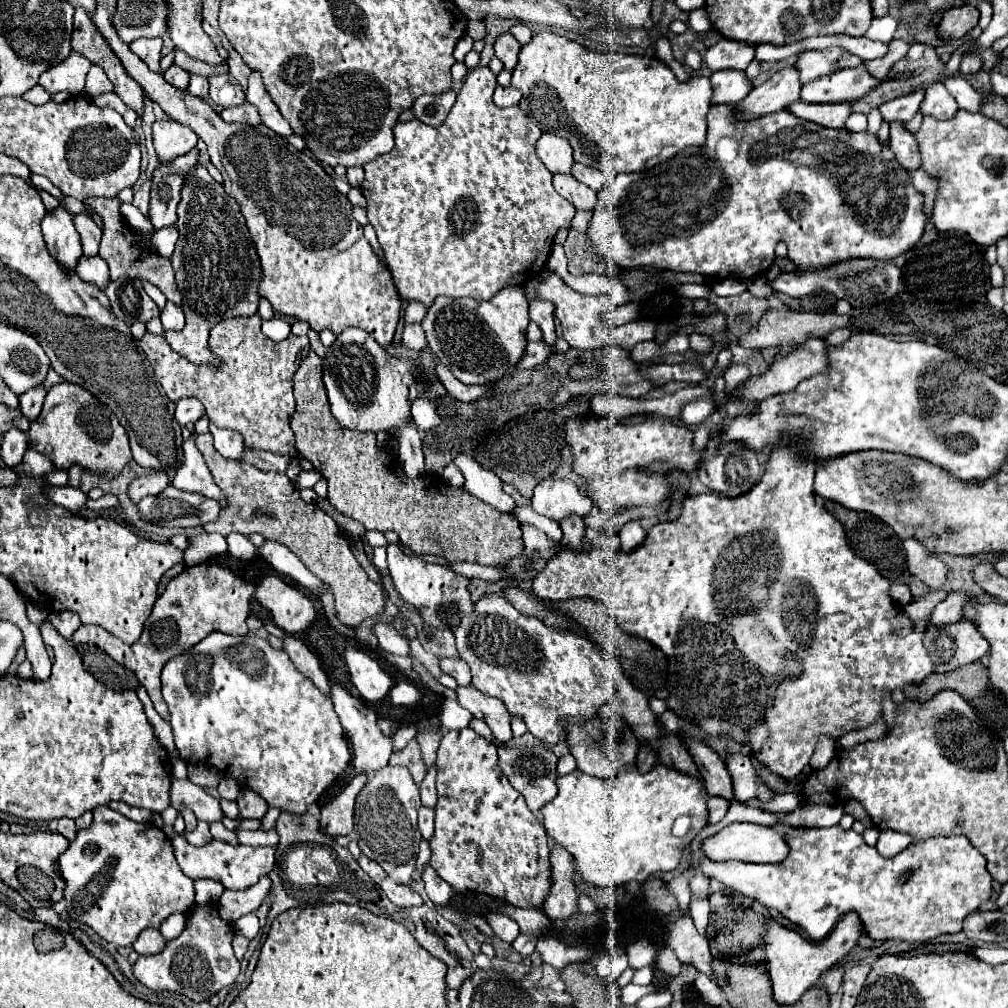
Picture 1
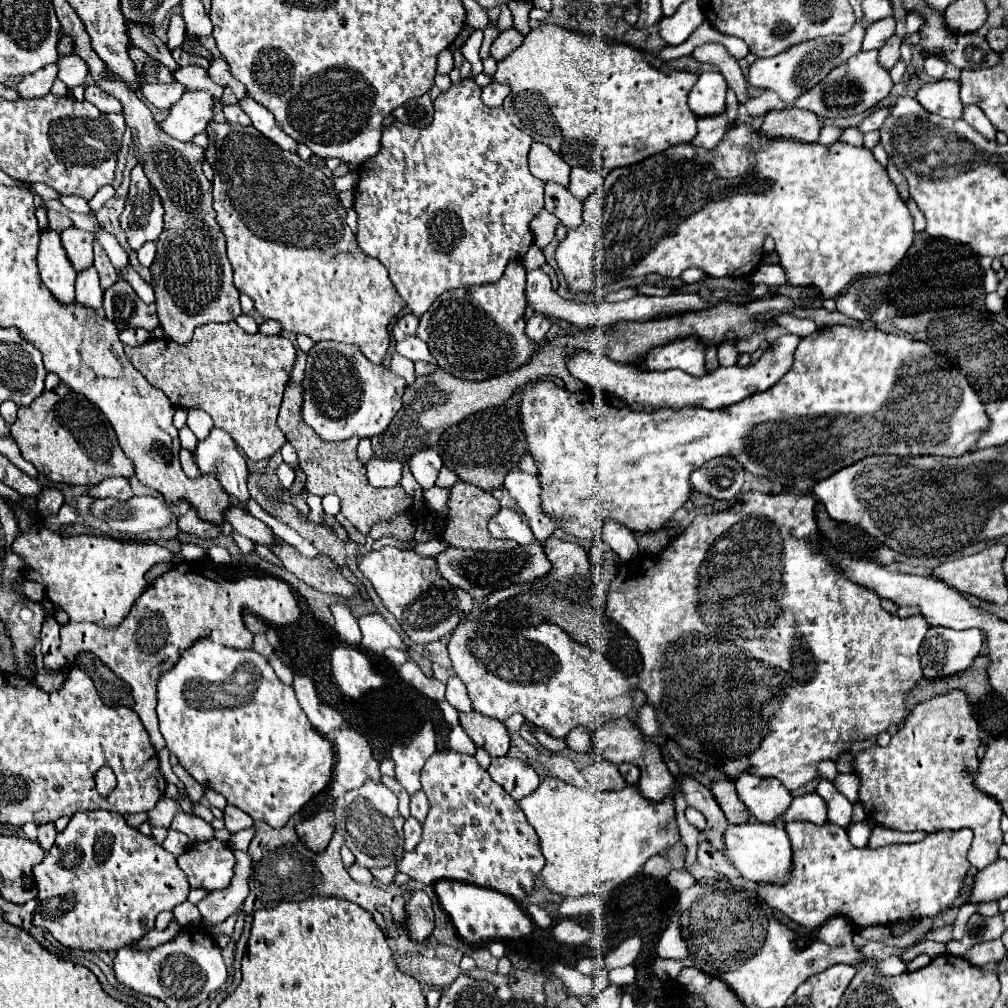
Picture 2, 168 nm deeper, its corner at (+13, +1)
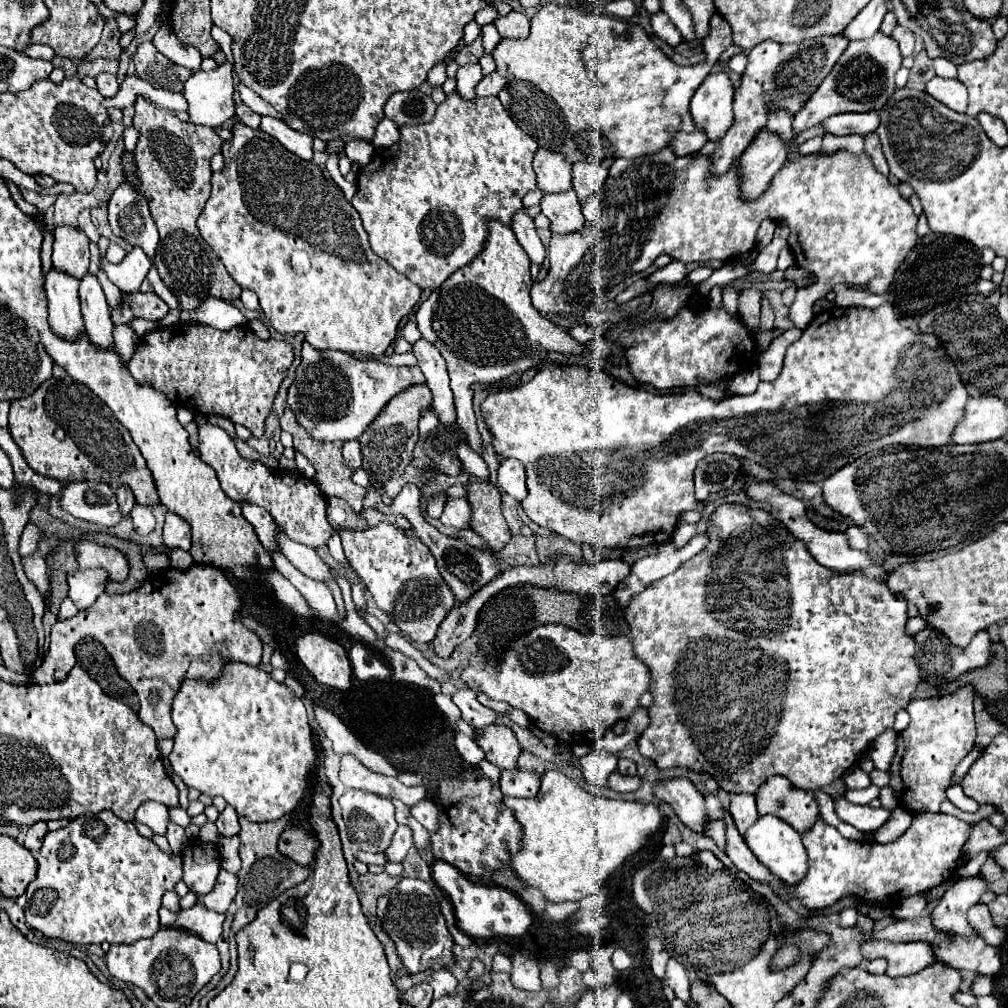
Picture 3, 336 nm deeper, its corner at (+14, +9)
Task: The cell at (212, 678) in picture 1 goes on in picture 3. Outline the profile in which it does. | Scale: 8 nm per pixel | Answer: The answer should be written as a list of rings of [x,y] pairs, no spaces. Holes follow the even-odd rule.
[[[227,664],[225,672],[221,676],[221,680],[215,682],[201,682],[201,680],[187,680],[181,690],[177,692],[175,700],[173,700],[173,722],[177,726],[177,736],[175,736],[175,746],[169,754],[173,772],[187,784],[187,788],[197,788],[201,794],[215,798],[215,796],[223,796],[227,800],[227,804],[231,804],[239,816],[249,818],[251,822],[269,822],[269,820],[277,820],[281,816],[285,816],[287,812],[291,812],[305,788],[307,788],[307,780],[315,770],[315,762],[317,762],[317,750],[315,750],[315,742],[313,742],[313,732],[307,724],[307,710],[303,706],[303,702],[285,686],[279,684],[271,678],[271,674],[263,672],[261,668],[253,668],[249,664]]]

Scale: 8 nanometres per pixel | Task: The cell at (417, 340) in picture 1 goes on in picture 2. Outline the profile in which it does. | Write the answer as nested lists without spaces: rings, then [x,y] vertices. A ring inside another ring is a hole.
[[[408,336],[408,338],[400,340],[400,342],[396,342],[394,350],[396,350],[398,354],[410,358],[412,362],[416,362],[416,360],[426,360],[426,362],[436,364],[434,358],[432,358],[430,352],[428,352],[428,346],[426,346],[418,336]]]

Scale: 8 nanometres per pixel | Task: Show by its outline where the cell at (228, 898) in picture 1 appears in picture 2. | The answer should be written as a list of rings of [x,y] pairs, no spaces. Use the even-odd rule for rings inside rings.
[[[234,850],[234,856],[238,860],[238,868],[236,868],[234,882],[230,884],[230,888],[214,890],[198,904],[202,922],[206,926],[218,926],[228,916],[236,914],[242,908],[246,896],[250,894],[248,880],[250,880],[250,872],[252,872],[252,858],[248,852],[240,852],[240,850]]]

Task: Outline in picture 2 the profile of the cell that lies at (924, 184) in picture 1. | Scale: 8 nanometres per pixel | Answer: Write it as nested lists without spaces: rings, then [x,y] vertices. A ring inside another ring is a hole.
[[[908,198],[908,210],[910,210],[910,214],[914,216],[914,228],[916,228],[916,232],[922,232],[924,230],[924,226],[926,226],[926,220],[924,220],[924,216],[922,216],[922,212],[918,210],[918,206],[916,206],[916,202],[912,200],[912,198]]]

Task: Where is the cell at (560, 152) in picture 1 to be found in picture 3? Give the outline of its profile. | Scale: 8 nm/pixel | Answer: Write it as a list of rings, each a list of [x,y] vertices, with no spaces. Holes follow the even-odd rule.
[[[539,148],[533,160],[533,170],[537,176],[537,186],[543,192],[559,194],[571,188],[571,164],[565,164],[557,152],[545,152]]]

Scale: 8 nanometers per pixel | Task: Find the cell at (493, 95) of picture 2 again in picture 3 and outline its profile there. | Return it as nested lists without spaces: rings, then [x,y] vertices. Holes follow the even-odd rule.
[[[497,72],[485,76],[477,86],[475,86],[475,94],[477,96],[497,96],[499,90],[505,86],[505,78]]]

